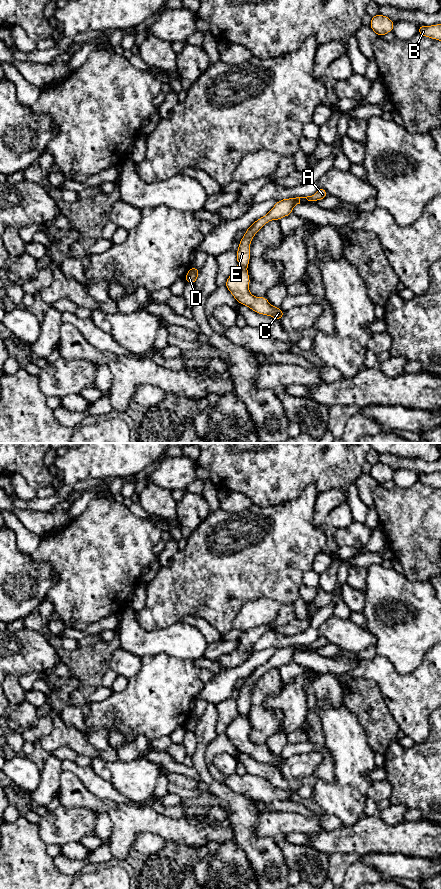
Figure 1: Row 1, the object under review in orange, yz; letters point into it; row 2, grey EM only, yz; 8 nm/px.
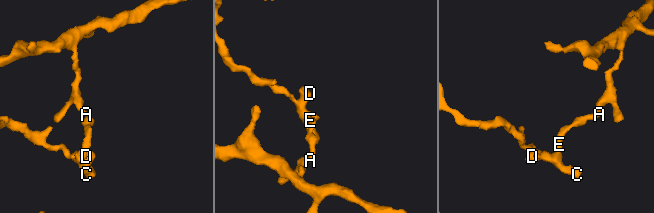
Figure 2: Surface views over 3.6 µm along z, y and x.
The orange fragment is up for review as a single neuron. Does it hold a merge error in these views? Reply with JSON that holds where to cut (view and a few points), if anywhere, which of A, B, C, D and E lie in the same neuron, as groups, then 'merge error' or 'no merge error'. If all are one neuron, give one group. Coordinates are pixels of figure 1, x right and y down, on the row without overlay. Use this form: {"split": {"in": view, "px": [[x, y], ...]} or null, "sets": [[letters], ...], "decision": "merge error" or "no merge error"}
{"split": {"in": "yz", "px": [[239, 713], [246, 716]]}, "sets": [["A", "B", "E"], ["C", "D"]], "decision": "merge error"}

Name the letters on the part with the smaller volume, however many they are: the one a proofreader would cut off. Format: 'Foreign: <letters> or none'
Foreign: C, D

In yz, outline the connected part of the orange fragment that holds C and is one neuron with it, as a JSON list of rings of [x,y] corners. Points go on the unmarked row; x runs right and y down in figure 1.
[[[238,714],[227,726],[225,734],[239,752],[254,760],[281,768],[285,763],[281,755],[273,755],[264,745],[254,745],[249,739],[250,725],[247,716]]]

